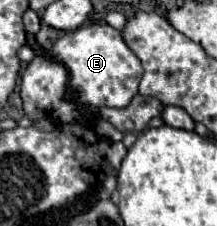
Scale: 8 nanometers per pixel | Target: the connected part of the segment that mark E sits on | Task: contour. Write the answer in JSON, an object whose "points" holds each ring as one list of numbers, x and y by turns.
{"points":[[89,23,77,31,61,35,53,43,51,55,55,61,67,67,69,89,73,91,79,105,123,109,137,95,137,87,143,75,141,61,123,41,123,33,107,23]]}

